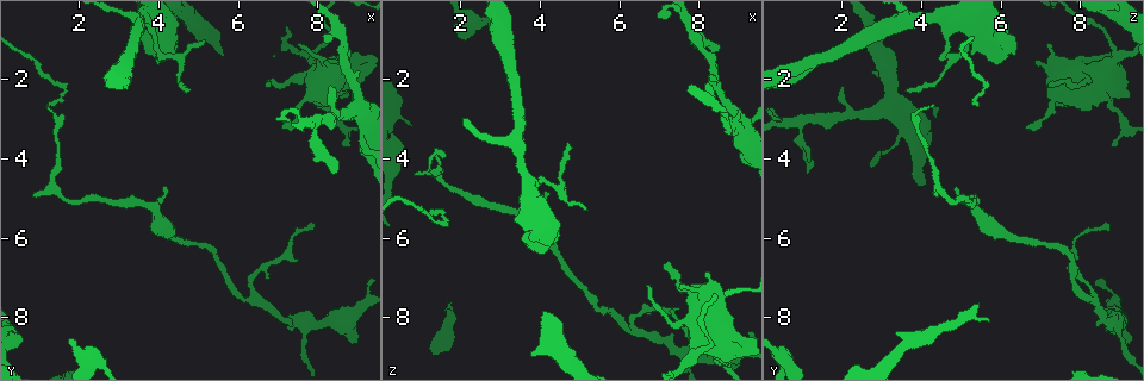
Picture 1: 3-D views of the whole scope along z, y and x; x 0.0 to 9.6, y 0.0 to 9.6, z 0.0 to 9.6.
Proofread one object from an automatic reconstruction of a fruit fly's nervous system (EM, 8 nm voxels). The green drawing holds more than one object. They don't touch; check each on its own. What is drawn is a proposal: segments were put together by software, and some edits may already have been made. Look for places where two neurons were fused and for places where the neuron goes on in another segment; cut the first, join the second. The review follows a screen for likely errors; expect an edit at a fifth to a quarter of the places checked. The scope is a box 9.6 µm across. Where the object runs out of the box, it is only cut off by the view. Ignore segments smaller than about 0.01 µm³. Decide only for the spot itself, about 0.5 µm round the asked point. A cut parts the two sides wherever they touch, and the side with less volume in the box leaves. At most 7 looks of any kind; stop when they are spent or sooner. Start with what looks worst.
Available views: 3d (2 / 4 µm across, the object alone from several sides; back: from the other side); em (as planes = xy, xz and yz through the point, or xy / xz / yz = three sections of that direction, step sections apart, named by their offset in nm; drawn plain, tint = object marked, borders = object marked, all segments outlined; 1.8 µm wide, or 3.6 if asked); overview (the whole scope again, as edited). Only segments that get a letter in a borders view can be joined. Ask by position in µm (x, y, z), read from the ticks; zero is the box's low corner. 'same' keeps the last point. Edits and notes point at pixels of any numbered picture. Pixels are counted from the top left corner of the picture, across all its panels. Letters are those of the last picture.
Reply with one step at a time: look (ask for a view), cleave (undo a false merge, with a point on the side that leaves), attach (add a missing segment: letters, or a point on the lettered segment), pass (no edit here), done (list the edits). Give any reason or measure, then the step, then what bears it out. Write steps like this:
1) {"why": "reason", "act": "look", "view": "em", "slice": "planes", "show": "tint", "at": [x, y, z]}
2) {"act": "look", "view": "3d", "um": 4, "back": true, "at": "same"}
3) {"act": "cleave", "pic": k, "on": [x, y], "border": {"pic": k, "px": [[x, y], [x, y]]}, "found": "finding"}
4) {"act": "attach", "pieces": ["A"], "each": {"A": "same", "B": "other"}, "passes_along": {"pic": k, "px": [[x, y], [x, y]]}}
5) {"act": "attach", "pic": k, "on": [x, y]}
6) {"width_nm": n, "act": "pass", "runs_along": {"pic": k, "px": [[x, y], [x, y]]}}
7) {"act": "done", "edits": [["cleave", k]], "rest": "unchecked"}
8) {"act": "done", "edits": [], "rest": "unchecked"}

{"why": "narrows sharply", "act": "look", "view": "em", "slice": "planes", "show": "borders", "at": [8.40, 8.05, 9.00]}

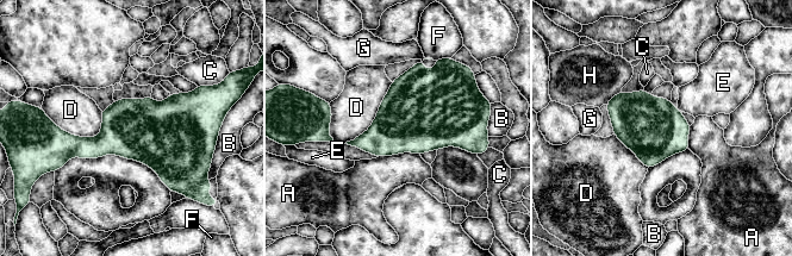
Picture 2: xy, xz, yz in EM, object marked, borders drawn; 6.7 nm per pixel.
{"longest_contact_nm": ["D", 380], "act": "pass", "each": {"A": "other", "B": "other", "C": "other", "D": "other", "E": "other", "F": "other", "G": "other", "H": "other"}, "border": {"pic": 2, "px": [[49, 117], [86, 137], [103, 124]]}, "found": "one neuron here"}

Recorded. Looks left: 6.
{"why": "an open end", "act": "look", "view": "3d", "um": 4, "at": [1.15, 2.70, 4.35]}

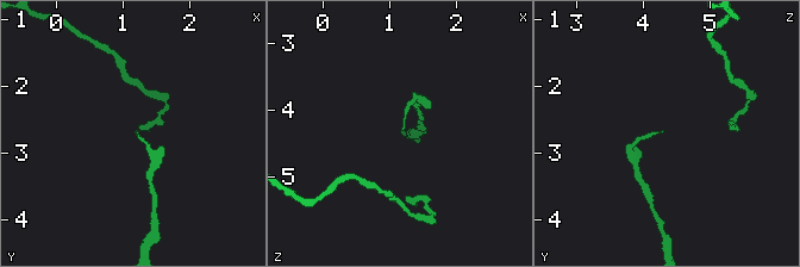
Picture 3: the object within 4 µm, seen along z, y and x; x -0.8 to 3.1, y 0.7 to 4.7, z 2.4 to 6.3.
{"why": "now the EM", "act": "look", "view": "em", "slice": "planes", "show": "tint", "at": [1.20, 2.65, 4.30]}

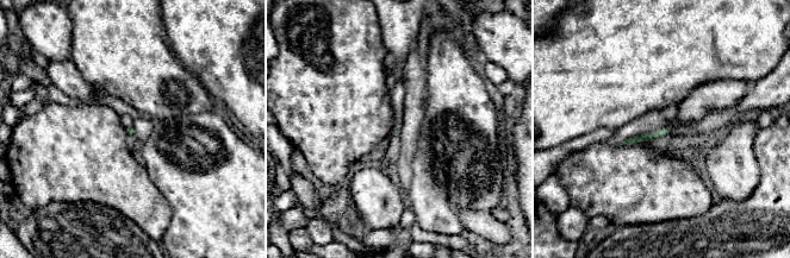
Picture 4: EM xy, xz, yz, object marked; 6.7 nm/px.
{"why": "see the neighbours", "act": "look", "view": "em", "slice": "planes", "show": "borders", "at": "same"}

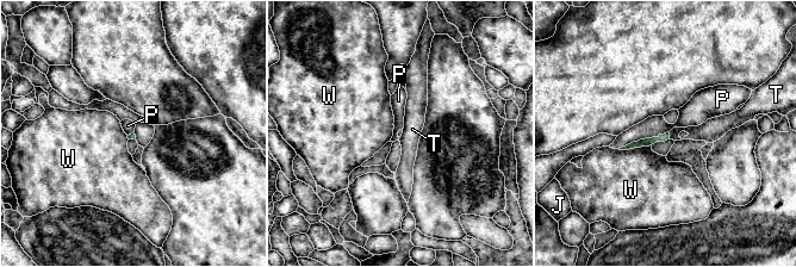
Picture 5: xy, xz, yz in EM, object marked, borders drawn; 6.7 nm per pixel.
{"act": "pass", "each": {"J": "other", "P": "other", "T": "other", "W": "other"}, "runs_along": {"pic": 5, "px": [[666, 136], [632, 146]]}, "found": "none of them fits"}

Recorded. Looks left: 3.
{"why": "tapers out", "act": "look", "view": "em", "slice": "yz", "step": 16, "show": "tint", "at": [7.90, 5.70, 8.80]}

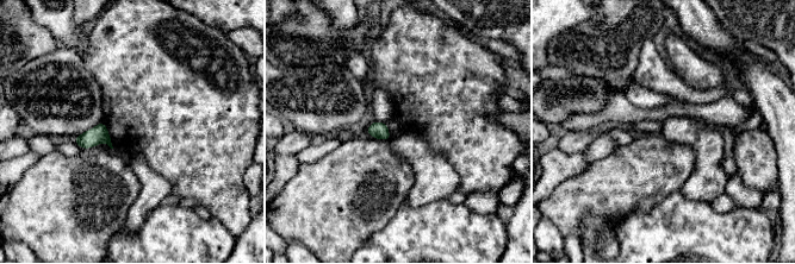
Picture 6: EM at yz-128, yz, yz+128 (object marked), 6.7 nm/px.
{"why": "cut it another way", "act": "look", "view": "em", "slice": "planes", "show": "borders", "at": "same"}

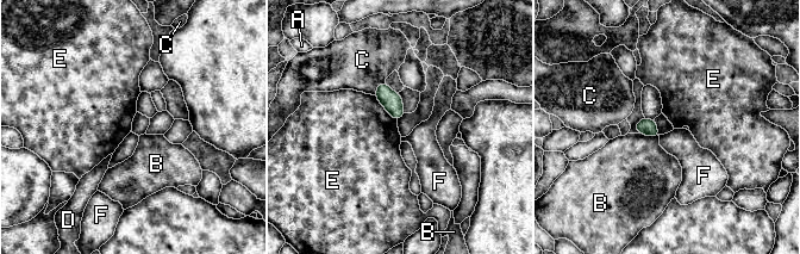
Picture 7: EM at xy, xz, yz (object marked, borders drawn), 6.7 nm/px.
{"longest_contact_nm": ["E", 240], "act": "pass", "each": {"A": "other", "B": "other", "C": "other", "D": "other", "E": "other", "F": "other"}, "border": {"pic": 7, "px": [[374, 95], [397, 122]]}, "found": "no lettered segment goes on from it"}

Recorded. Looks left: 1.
{"act": "done", "edits": [], "rest": "unchecked"}

